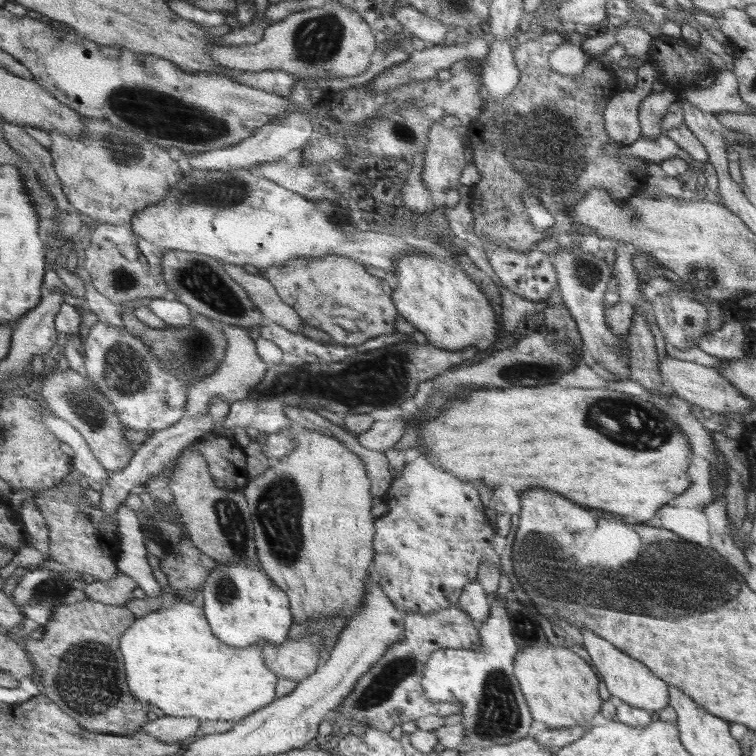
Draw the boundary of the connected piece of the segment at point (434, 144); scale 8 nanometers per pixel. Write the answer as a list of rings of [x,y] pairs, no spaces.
[[[438,124],[431,126],[422,168],[422,181],[430,193],[444,193],[459,186],[458,179],[466,166],[462,134],[467,129],[462,124],[452,129]]]

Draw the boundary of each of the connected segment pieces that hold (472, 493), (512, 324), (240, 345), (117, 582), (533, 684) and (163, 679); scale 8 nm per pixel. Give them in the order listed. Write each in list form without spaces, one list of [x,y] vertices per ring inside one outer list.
[[[426,454],[405,464],[400,476],[393,480],[388,492],[382,497],[390,510],[377,521],[377,558],[374,562],[376,576],[382,583],[382,590],[389,595],[394,606],[402,612],[434,613],[456,605],[466,585],[477,580],[480,563],[486,559],[498,562],[492,552],[490,540],[494,532],[486,526],[484,506],[480,504],[478,490],[472,482],[458,480],[442,467],[430,464]]]
[[[501,283],[497,284],[502,301],[502,329],[503,333],[507,333],[512,336],[515,332],[516,324],[520,320],[530,315],[542,315],[548,302],[538,301],[532,302],[532,300],[526,300],[522,298],[520,294],[514,294],[514,292],[508,292]]]
[[[226,325],[221,332],[228,342],[228,346],[224,349],[224,359],[220,363],[220,368],[190,385],[186,405],[186,416],[190,418],[198,418],[198,416],[207,414],[210,400],[214,396],[222,396],[222,402],[230,405],[248,398],[248,394],[252,392],[254,386],[262,382],[266,370],[269,369],[269,365],[256,353],[255,341],[250,338],[248,328]]]
[[[120,570],[118,577],[110,581],[96,581],[88,588],[88,598],[114,606],[124,606],[134,599],[134,590],[139,587],[138,581]]]
[[[536,643],[522,648],[514,664],[514,674],[522,690],[522,694],[533,712],[534,720],[542,721],[549,728],[573,728],[576,724],[588,724],[592,716],[600,710],[600,696],[598,696],[598,676],[586,664],[586,660],[572,649],[549,643]]]
[[[180,601],[168,609],[160,609],[137,621],[121,640],[125,654],[129,686],[141,702],[150,702],[162,709],[166,715],[205,720],[241,721],[264,709],[274,698],[276,674],[266,667],[261,645],[233,647],[222,642],[209,625],[202,607]]]

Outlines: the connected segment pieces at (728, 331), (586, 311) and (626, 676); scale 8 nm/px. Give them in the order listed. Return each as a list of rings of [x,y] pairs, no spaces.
[[[728,320],[720,326],[718,331],[705,335],[697,342],[698,348],[712,356],[722,359],[745,358],[744,340],[746,333],[743,323],[736,320]]]
[[[573,243],[563,247],[560,246],[560,250],[564,251],[549,254],[549,256],[553,259],[558,290],[564,304],[574,317],[574,321],[576,321],[577,330],[583,344],[593,354],[594,360],[601,367],[604,366],[610,374],[614,374],[618,380],[630,379],[629,363],[626,363],[626,359],[622,359],[624,351],[614,350],[616,346],[626,344],[626,342],[613,335],[607,328],[605,321],[604,293],[611,277],[607,263],[605,260],[595,258],[595,254],[584,250],[580,244],[579,246]]]
[[[582,629],[581,632],[584,636],[584,648],[612,696],[618,697],[632,707],[644,709],[650,713],[659,712],[666,707],[669,687],[666,686],[664,680],[653,674],[653,671],[645,666],[645,663],[626,654],[625,651],[618,649],[617,646],[602,638],[601,635],[594,634],[594,631],[590,629]]]

